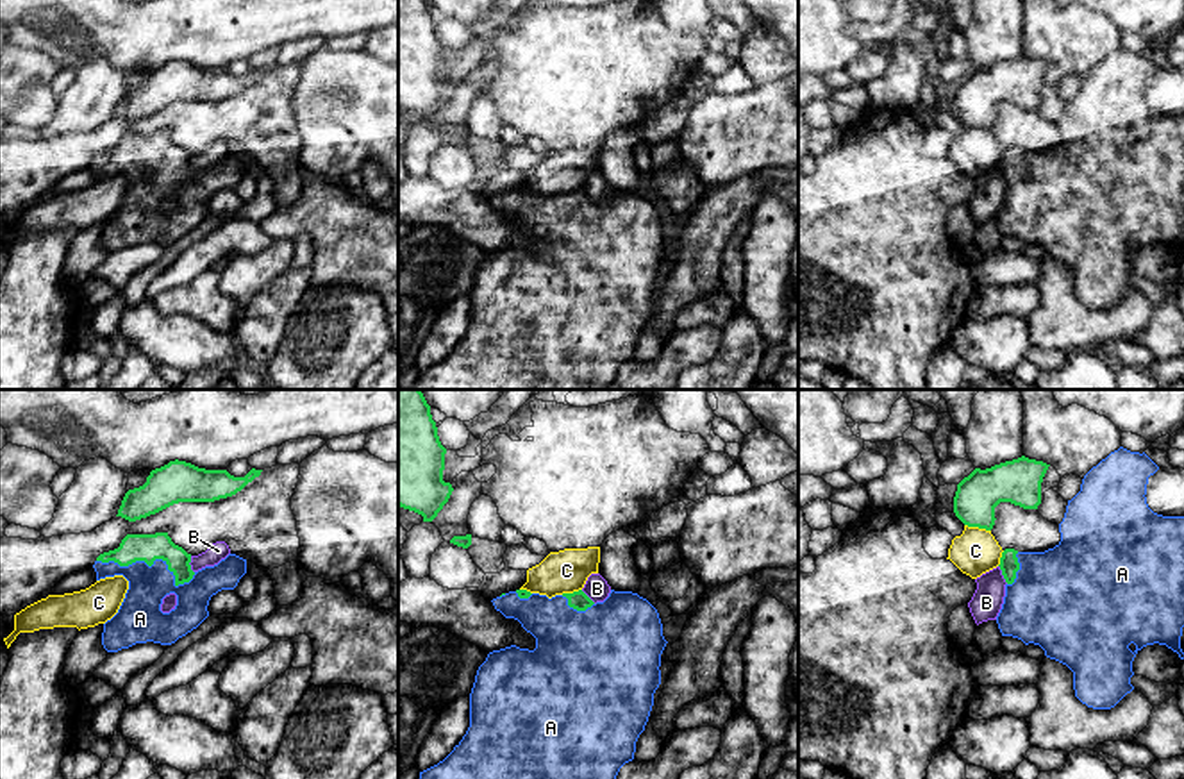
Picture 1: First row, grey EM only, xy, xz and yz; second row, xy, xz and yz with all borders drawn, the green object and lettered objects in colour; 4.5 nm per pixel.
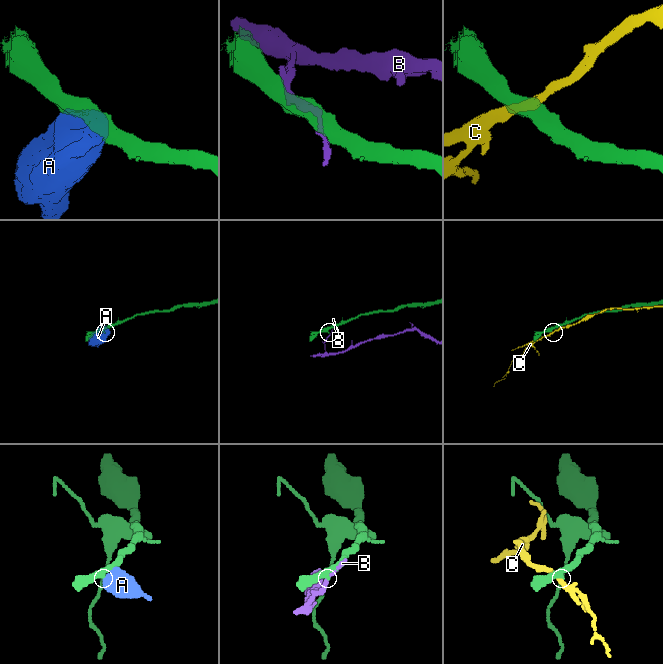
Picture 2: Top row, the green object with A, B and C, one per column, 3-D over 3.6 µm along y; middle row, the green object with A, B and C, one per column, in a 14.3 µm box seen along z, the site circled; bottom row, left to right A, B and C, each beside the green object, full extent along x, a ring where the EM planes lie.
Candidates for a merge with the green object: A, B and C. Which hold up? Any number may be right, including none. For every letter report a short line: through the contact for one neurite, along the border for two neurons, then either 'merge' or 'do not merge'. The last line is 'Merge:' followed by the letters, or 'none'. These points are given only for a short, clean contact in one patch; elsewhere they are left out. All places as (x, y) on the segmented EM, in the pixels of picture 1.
A: xy (134, 547), (150, 565), (140, 619) | merge
B: do not merge
C: do not merge
Merge: A

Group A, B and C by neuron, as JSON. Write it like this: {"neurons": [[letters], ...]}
{"neurons": [["A"], ["B"], ["C"]]}

